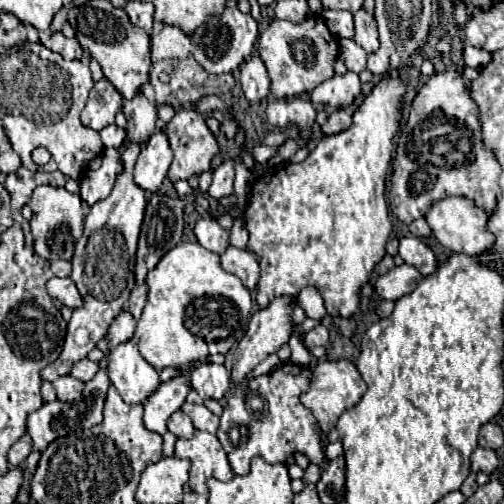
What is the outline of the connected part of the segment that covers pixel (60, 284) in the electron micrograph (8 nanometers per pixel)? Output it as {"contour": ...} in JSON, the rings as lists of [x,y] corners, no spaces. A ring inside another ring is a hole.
{"contour":[[[51,278],[47,282],[47,290],[53,298],[57,298],[61,304],[69,308],[79,308],[79,304],[83,304],[75,284],[69,278]]]}

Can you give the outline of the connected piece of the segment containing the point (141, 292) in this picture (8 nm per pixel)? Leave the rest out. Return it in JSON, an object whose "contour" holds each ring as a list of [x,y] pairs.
{"contour":[[[143,284],[143,286],[135,286],[135,288],[131,290],[131,296],[129,296],[127,312],[129,312],[135,320],[139,320],[145,302],[147,302],[147,286],[145,286],[145,284]]]}

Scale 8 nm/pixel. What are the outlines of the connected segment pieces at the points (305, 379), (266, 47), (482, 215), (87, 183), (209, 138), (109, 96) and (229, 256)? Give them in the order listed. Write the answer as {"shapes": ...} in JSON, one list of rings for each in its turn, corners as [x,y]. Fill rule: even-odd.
{"shapes":[[[[281,364],[275,372],[245,380],[231,390],[221,414],[221,426],[217,438],[227,452],[233,474],[247,474],[249,462],[261,456],[269,464],[285,462],[293,452],[303,452],[311,462],[321,466],[325,454],[321,450],[321,432],[313,414],[299,402],[299,396],[307,392],[311,372],[297,364]]],[[[311,16],[299,24],[275,18],[261,32],[257,52],[269,70],[273,94],[277,98],[293,98],[303,92],[311,92],[335,74],[333,64],[339,54],[339,44],[327,30],[321,16]]],[[[447,196],[443,200],[437,200],[431,204],[429,212],[427,212],[427,224],[433,230],[433,236],[451,252],[461,252],[461,254],[479,254],[485,252],[487,248],[491,248],[493,244],[493,236],[491,232],[485,230],[485,222],[487,222],[487,212],[477,208],[473,204],[473,200],[465,198],[465,196]]],[[[107,148],[103,152],[103,164],[99,170],[91,170],[85,174],[85,178],[79,182],[81,190],[79,196],[87,206],[93,206],[95,202],[103,200],[109,196],[117,174],[121,172],[121,164],[119,164],[119,152],[115,148]]],[[[179,110],[163,128],[167,132],[171,150],[173,150],[173,162],[167,174],[167,182],[163,182],[163,192],[171,190],[173,180],[187,180],[189,176],[199,176],[205,170],[211,168],[211,160],[219,154],[219,144],[213,136],[213,132],[207,128],[205,118],[197,110]]],[[[99,80],[95,82],[87,106],[81,112],[81,122],[91,128],[91,130],[103,130],[105,126],[109,126],[115,118],[115,114],[121,110],[121,94],[113,88],[113,84],[109,80]]],[[[229,246],[223,254],[221,254],[221,266],[239,276],[243,286],[253,290],[257,286],[257,280],[259,280],[259,262],[257,262],[257,256],[251,252],[251,250],[241,250],[241,248],[235,248],[235,246]]]]}

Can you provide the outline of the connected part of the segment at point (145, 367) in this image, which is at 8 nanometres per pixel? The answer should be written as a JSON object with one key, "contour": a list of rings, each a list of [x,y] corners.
{"contour":[[[133,338],[109,350],[105,372],[127,404],[143,402],[161,384],[159,372],[139,356],[137,342]]]}

